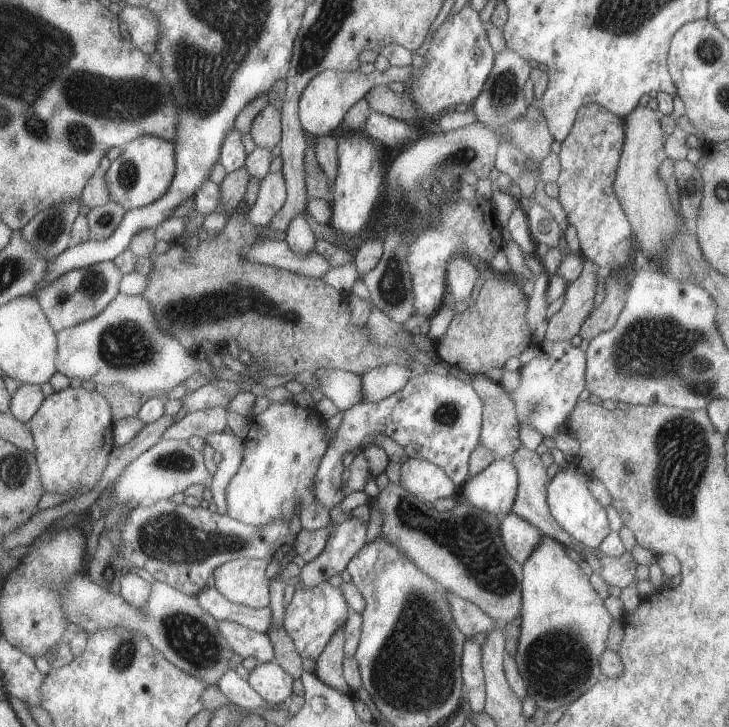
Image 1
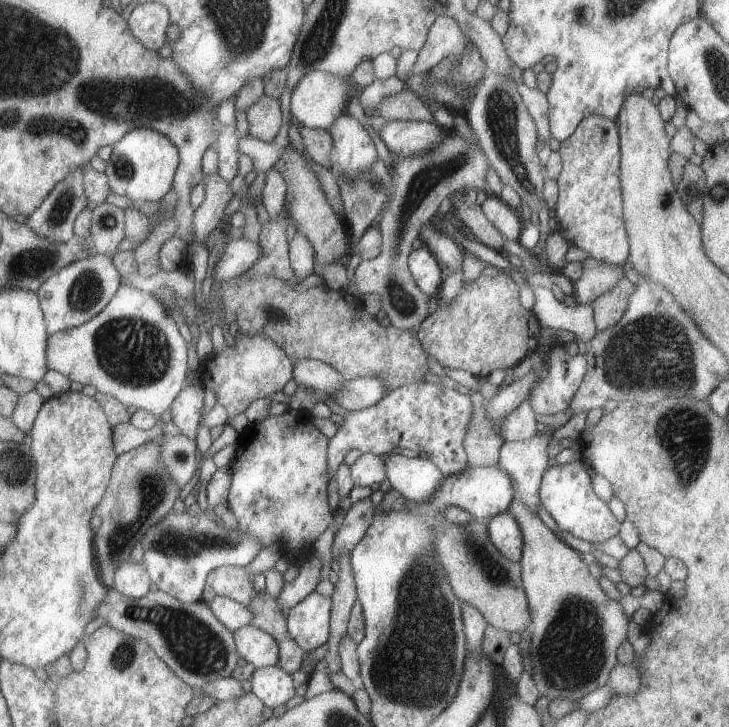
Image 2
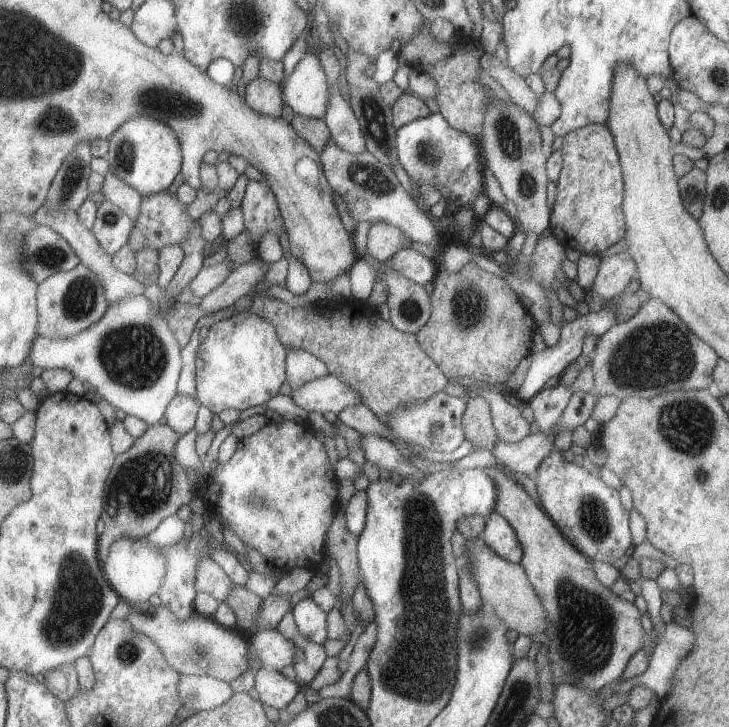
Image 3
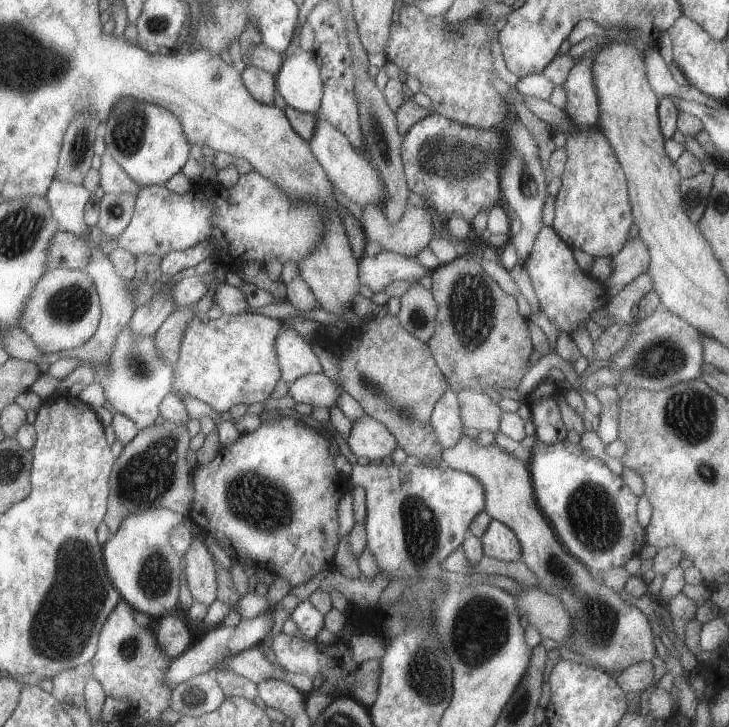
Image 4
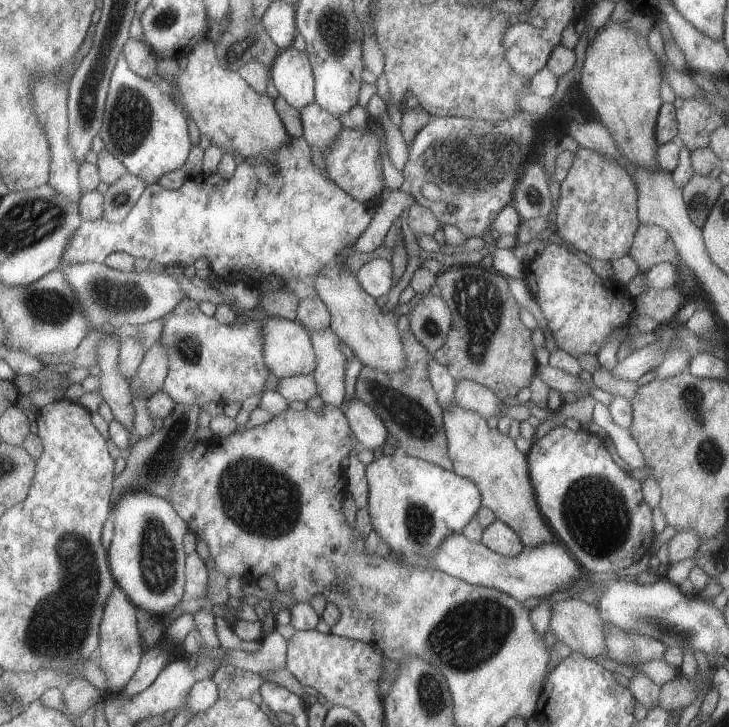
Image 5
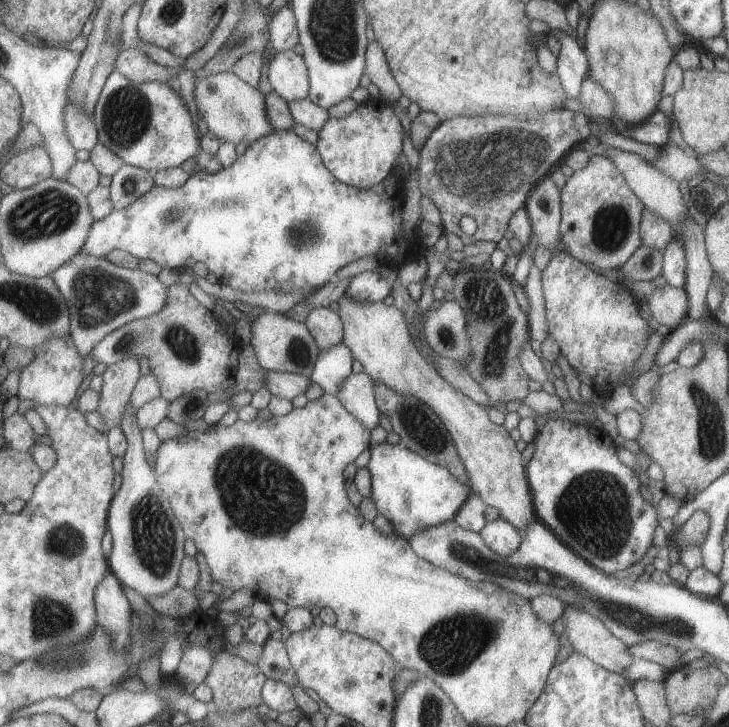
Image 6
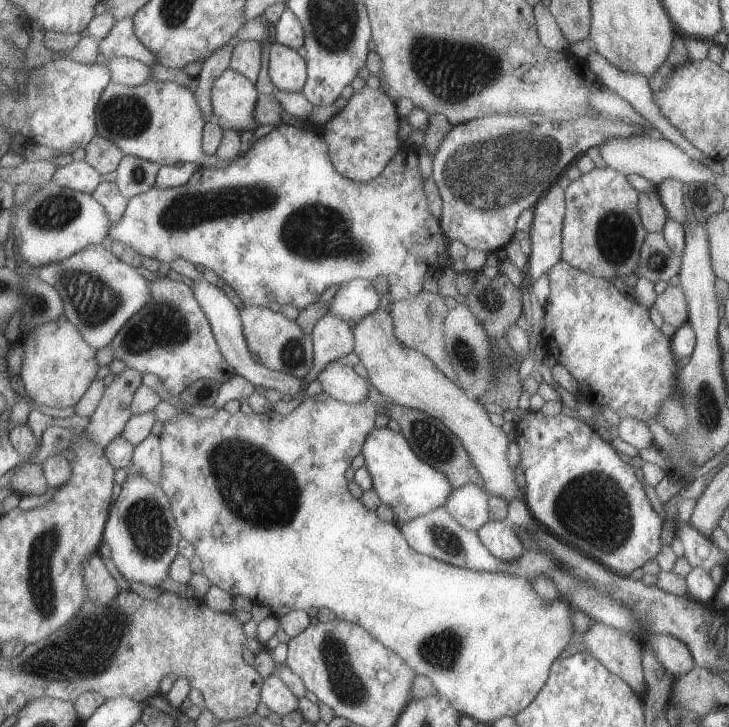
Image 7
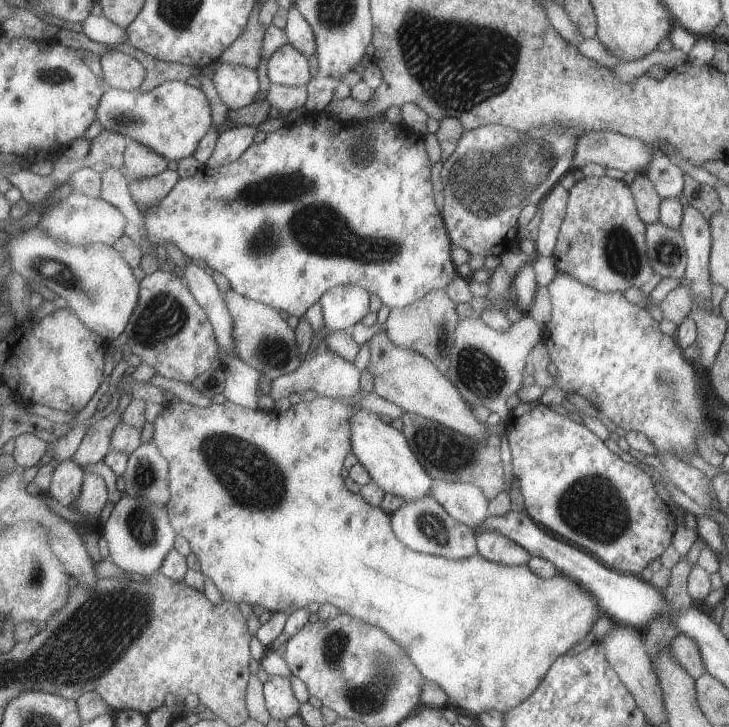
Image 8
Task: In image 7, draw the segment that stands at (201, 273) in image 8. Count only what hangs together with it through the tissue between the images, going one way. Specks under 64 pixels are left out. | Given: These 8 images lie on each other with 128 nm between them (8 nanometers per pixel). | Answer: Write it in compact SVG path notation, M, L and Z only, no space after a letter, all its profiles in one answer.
M204 277L198 278L192 286L194 296L200 304L200 308L205 312L206 318L208 318L211 324L212 332L214 333L218 348L222 353L222 356L226 359L226 362L234 368L238 375L243 376L246 380L249 380L254 386L264 387L266 389L278 390L282 397L295 396L300 391L299 378L282 374L273 370L268 370L264 365L258 364L252 353L248 348L244 333L243 322L238 312L238 307L230 301L230 298L224 293L220 287L208 282Z

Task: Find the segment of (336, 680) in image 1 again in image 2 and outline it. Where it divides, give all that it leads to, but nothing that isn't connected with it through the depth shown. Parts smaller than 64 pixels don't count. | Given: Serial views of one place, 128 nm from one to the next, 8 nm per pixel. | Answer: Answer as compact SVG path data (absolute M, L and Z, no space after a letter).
M344 554L336 562L336 570L339 575L338 583L335 585L335 592L332 600L332 619L330 626L330 637L325 643L328 649L323 660L326 661L328 675L341 671L341 659L339 654L339 645L341 639L347 634L347 625L351 616L352 608L357 602L357 589L355 579L349 562L349 554Z

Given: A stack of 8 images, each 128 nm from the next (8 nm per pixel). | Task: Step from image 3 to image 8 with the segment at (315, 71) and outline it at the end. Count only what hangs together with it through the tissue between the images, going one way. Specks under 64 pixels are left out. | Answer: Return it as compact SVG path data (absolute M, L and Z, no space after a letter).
M290 43L280 46L270 56L266 73L269 84L280 86L306 86L312 78L308 57Z

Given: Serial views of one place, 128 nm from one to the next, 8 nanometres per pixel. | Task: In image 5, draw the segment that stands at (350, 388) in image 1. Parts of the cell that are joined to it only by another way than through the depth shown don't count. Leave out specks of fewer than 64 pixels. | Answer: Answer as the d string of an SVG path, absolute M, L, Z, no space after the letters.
M270 317L260 322L263 324L264 361L273 375L278 379L284 379L315 372L317 357L307 329L300 322L279 317Z

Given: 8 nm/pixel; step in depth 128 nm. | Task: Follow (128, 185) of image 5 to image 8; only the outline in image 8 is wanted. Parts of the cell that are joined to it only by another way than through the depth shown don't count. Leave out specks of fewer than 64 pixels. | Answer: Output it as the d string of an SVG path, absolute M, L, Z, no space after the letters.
M130 139L124 151L123 173L128 181L136 178L150 178L168 169L168 162L162 154Z

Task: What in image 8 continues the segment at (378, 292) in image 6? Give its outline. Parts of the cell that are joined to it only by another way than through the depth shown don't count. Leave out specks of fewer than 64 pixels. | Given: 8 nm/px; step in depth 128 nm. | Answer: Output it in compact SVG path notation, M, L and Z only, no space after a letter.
M338 285L326 290L321 305L324 324L332 330L351 330L370 311L371 294L356 285Z

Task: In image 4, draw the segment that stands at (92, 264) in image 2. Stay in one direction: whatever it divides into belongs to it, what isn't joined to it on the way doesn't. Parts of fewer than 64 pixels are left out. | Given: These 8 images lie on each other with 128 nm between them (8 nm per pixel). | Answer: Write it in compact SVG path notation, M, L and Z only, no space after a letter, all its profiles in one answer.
M55 269L46 271L28 300L21 328L44 354L83 346L98 331L101 303L92 278L86 270Z

